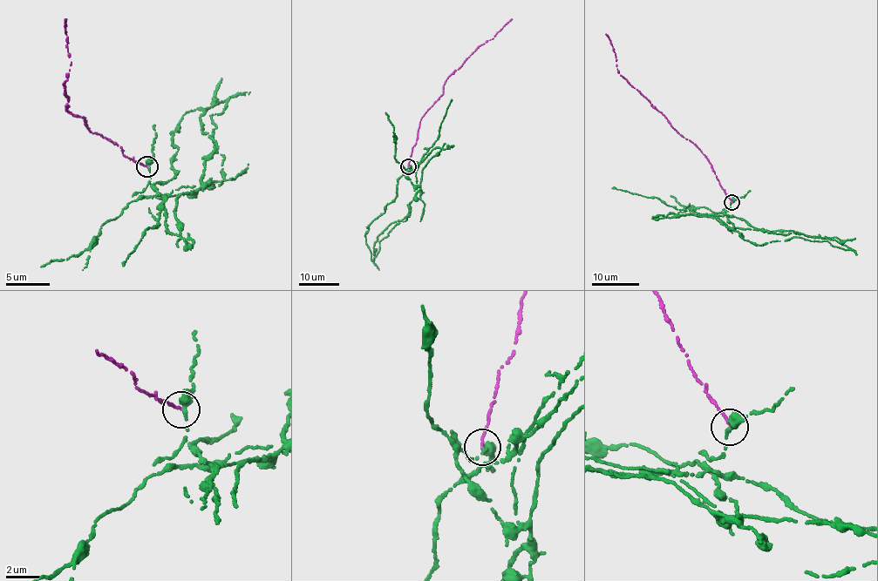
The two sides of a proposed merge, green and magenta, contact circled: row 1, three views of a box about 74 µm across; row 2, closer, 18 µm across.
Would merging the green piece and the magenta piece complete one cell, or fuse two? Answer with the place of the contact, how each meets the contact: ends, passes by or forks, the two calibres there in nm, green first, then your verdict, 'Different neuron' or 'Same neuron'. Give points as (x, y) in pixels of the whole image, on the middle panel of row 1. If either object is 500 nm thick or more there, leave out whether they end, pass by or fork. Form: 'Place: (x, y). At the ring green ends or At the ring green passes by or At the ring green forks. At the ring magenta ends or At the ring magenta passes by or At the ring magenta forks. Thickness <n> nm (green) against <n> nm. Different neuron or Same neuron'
Place: (408, 166). At the ring green passes by. At the ring magenta ends. Thickness 300 nm (green) against 180 nm. Different neuron

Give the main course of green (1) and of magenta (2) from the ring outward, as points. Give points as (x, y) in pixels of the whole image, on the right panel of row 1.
1: (731, 201), (724, 212), (728, 218), (758, 229), (839, 239), (852, 250), (824, 238), (753, 230)
2: (731, 201), (699, 148), (673, 128), (661, 111), (621, 76), (611, 41), (605, 34)

